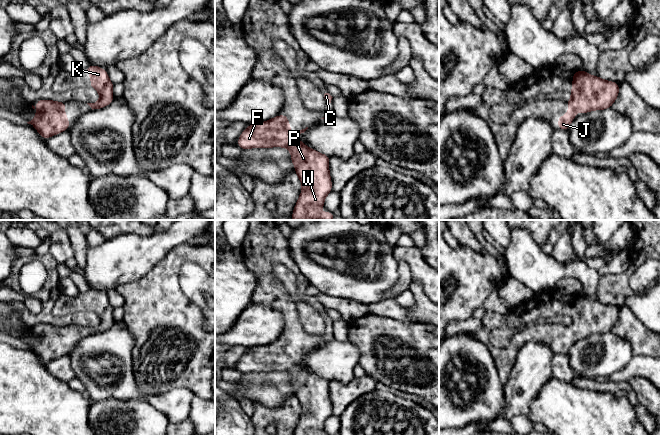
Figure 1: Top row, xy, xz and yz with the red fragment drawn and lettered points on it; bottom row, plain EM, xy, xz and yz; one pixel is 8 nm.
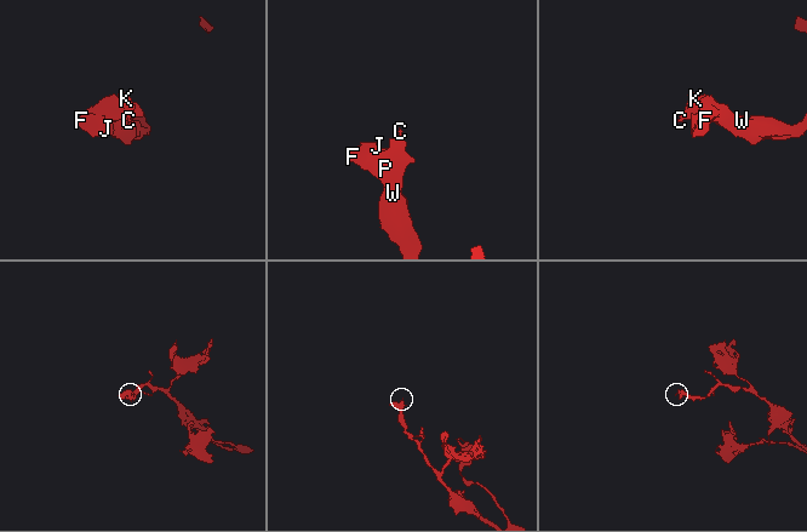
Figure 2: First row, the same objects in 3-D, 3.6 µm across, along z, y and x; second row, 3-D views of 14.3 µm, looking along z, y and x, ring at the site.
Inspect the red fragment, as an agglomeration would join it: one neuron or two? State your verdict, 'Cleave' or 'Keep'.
Keep

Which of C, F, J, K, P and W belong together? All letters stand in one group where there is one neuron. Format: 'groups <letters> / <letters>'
groups C F J K P W

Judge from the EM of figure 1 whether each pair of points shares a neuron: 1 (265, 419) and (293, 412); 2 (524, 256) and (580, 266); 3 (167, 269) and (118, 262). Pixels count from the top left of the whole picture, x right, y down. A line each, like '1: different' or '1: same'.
1: same
2: same
3: different

